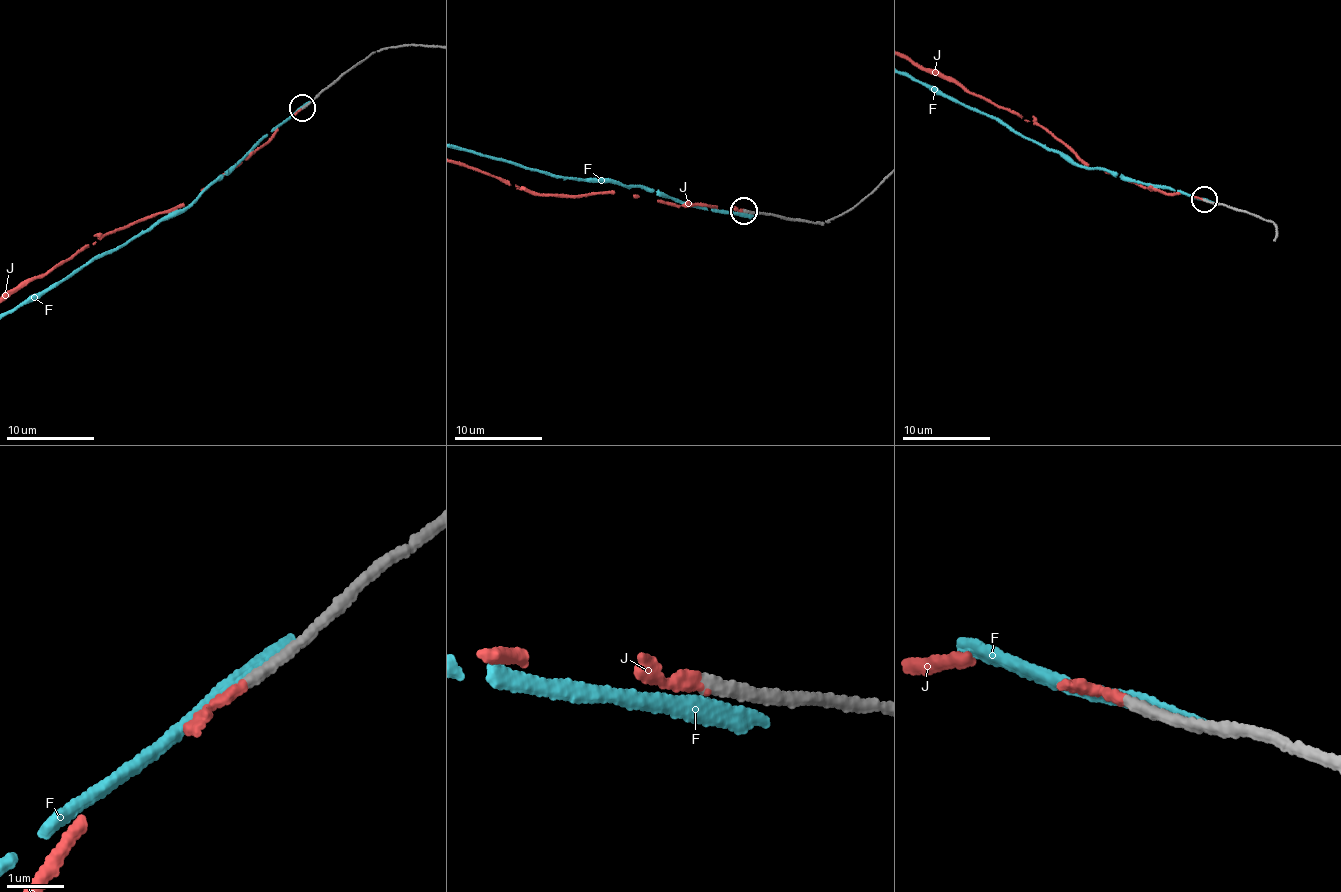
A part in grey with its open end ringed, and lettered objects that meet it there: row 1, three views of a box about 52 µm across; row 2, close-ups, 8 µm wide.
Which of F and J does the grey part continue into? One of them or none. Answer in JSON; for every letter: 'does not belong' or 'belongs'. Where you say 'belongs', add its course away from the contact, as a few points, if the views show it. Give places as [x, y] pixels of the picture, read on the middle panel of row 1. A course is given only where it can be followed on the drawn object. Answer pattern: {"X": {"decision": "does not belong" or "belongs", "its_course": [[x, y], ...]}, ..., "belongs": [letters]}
{"F": {"decision": "does not belong"}, "J": {"decision": "belongs"}, "belongs": ["J"]}

